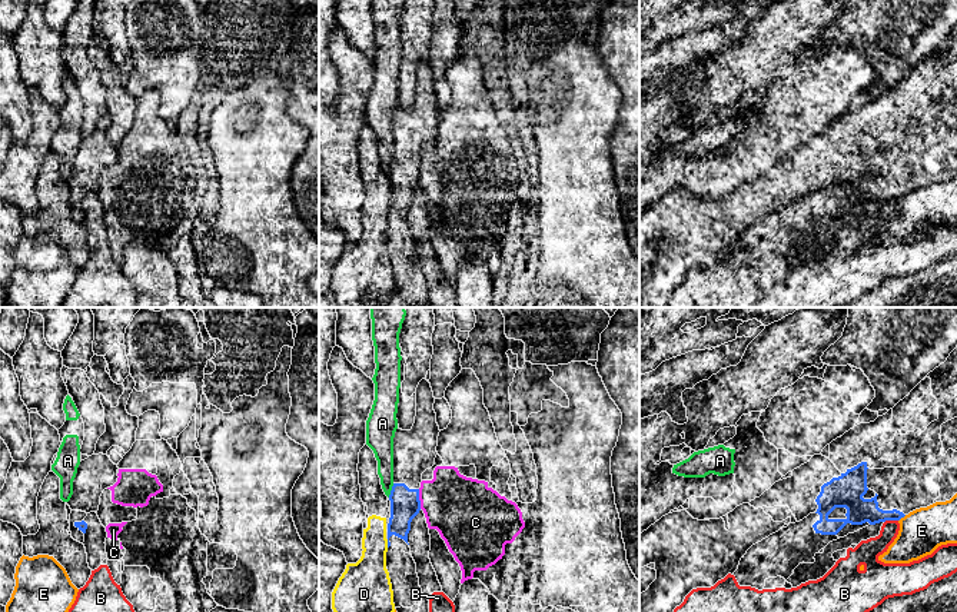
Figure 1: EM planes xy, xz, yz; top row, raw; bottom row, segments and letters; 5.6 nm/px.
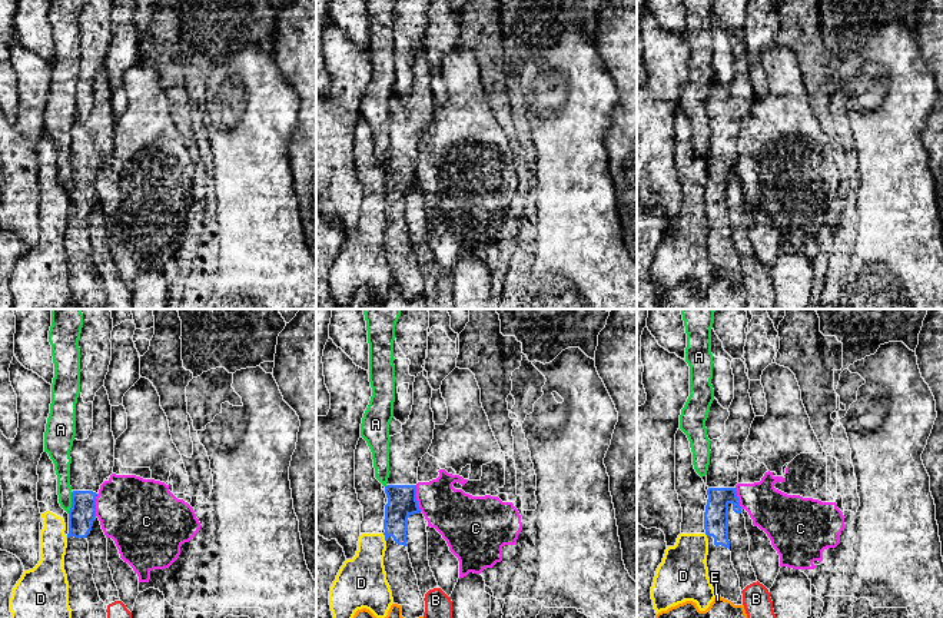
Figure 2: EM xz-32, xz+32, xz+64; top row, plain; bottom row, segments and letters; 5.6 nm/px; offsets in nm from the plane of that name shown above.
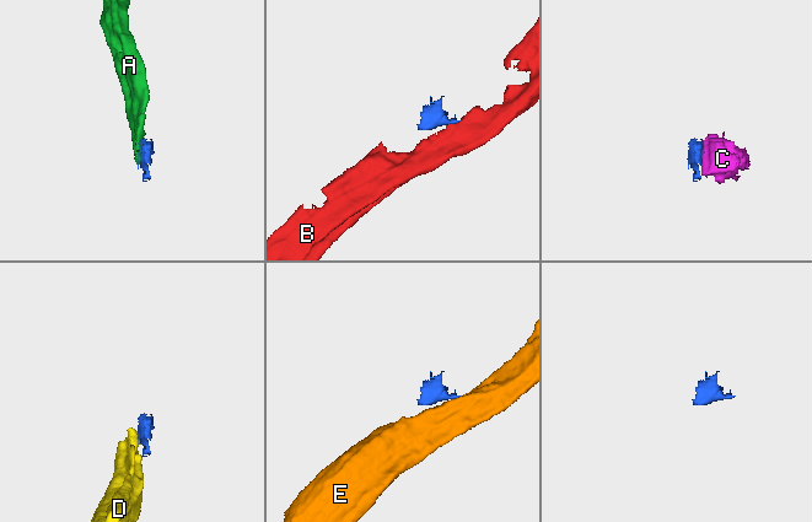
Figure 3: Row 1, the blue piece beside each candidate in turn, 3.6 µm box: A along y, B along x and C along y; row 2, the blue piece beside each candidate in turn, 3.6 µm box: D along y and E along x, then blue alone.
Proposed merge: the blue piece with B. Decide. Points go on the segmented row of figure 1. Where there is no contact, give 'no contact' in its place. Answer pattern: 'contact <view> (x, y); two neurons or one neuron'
contact yz (890, 519); two neurons

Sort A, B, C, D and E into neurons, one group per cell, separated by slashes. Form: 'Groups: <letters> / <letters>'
Groups: A / B / C / D / E

